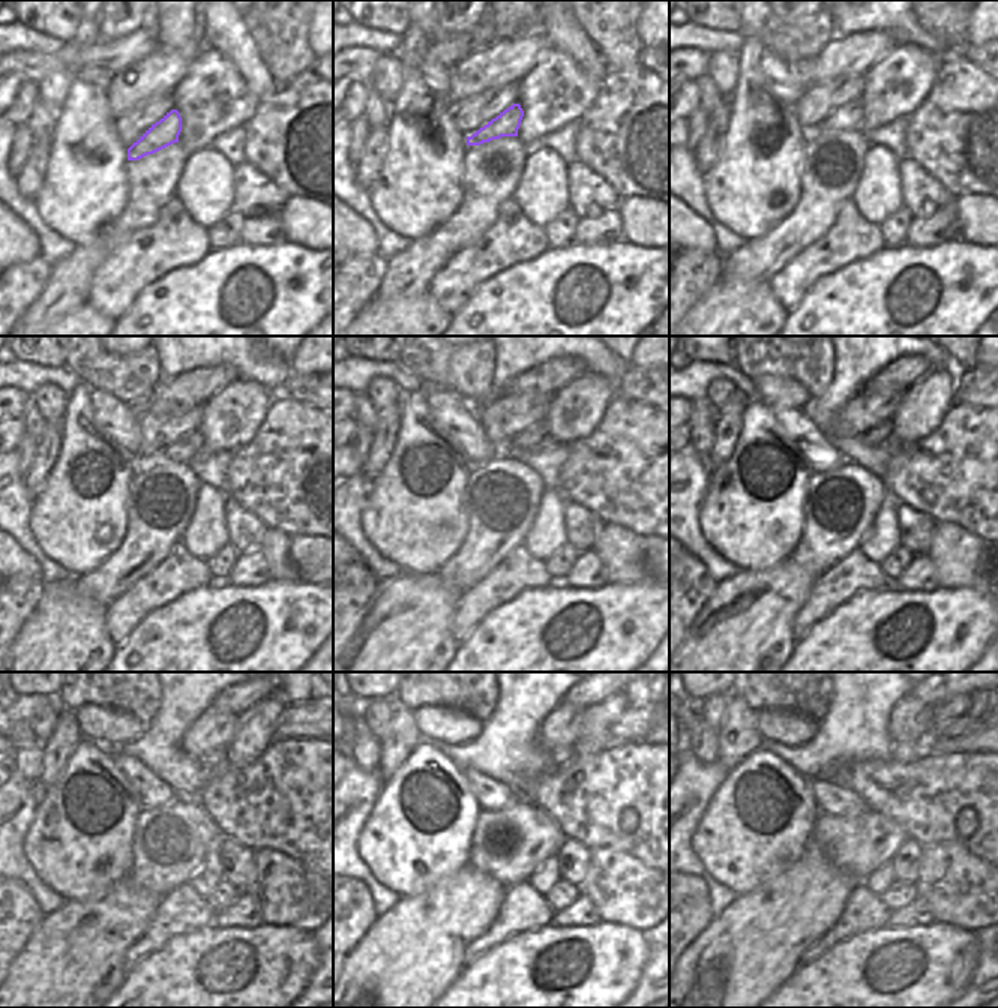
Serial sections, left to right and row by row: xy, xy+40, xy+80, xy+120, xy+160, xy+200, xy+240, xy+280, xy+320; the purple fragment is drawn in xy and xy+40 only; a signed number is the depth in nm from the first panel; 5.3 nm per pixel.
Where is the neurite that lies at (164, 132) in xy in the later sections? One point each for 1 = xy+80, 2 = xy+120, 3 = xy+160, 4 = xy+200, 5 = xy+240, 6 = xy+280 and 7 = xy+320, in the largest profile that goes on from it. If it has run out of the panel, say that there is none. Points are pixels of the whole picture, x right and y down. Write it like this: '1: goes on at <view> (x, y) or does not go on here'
1: goes on at xy+80 (848, 117)
2: goes on at xy+120 (188, 446)
3: goes on at xy+160 (527, 440)
4: goes on at xy+200 (881, 431)
5: goes on at xy+240 (218, 759)
6: goes on at xy+280 (560, 756)
7: goes on at xy+320 (899, 752)

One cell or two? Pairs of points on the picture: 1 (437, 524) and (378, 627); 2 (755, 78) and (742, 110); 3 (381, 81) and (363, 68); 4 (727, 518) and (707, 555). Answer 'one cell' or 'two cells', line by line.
1: two cells
2: one cell
3: two cells
4: two cells

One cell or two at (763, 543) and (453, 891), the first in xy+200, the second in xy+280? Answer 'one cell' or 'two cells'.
two cells

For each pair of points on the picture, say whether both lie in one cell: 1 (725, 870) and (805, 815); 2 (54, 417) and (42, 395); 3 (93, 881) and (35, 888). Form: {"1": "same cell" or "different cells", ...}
{"1": "same cell", "2": "same cell", "3": "different cells"}

